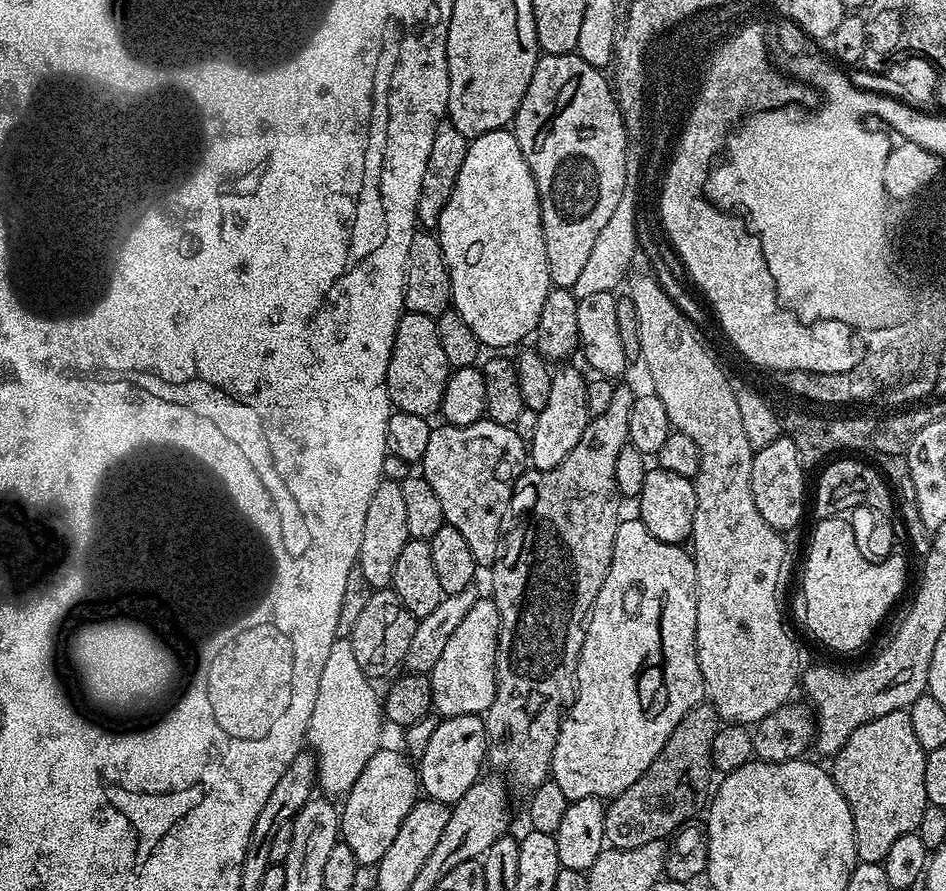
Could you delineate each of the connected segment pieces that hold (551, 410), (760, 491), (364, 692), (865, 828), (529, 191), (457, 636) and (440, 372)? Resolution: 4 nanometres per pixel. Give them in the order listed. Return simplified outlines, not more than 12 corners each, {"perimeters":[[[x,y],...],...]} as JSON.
{"perimeters":[[[557,367],[536,414],[530,464],[550,470],[590,419],[588,380]],[[782,434],[755,449],[758,514],[788,534],[804,516],[804,468]],[[332,643],[308,723],[318,784],[343,797],[381,747],[382,700]],[[905,710],[858,726],[831,761],[859,863],[883,864],[929,806]],[[515,131],[471,137],[440,215],[452,308],[485,349],[552,288]],[[478,598],[432,667],[441,717],[496,693],[498,606]],[[405,311],[388,363],[393,409],[439,413],[450,365],[435,319]]]}

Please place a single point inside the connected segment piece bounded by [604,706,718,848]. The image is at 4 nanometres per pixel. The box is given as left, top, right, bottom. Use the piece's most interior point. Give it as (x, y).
(670, 792)

